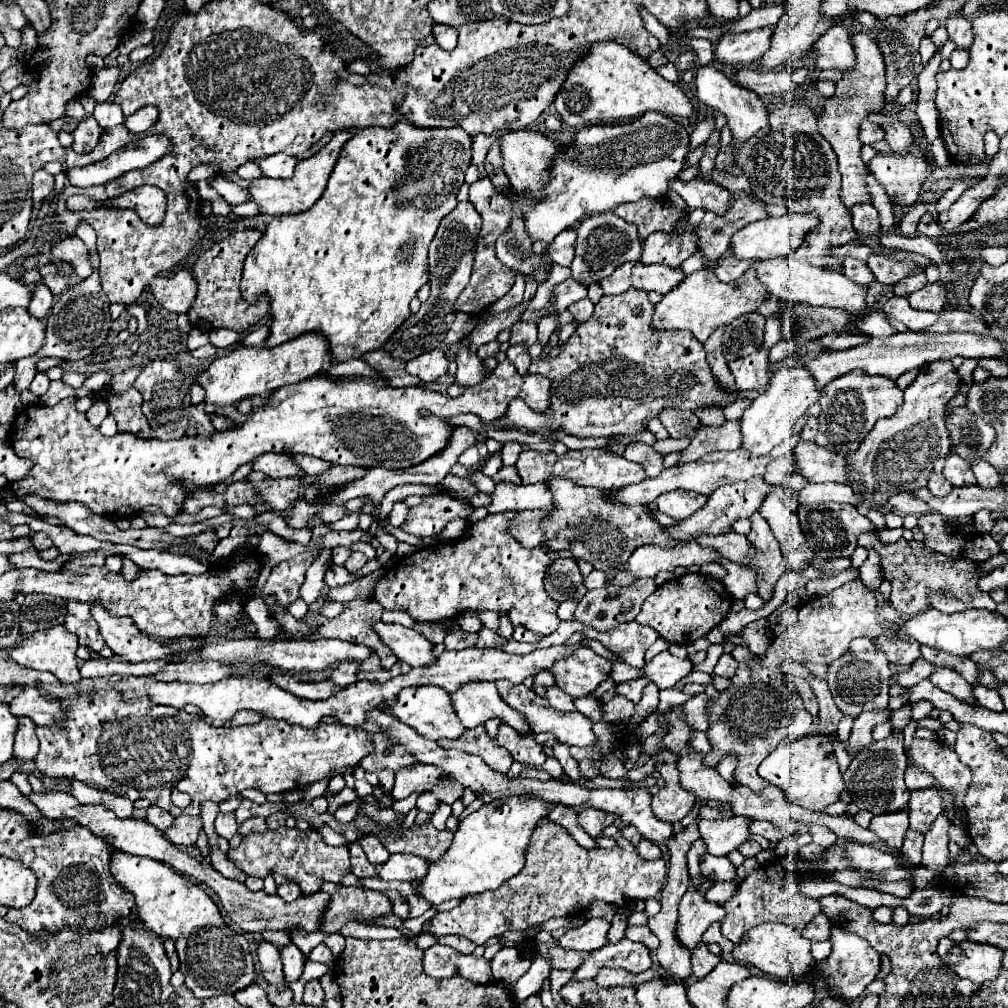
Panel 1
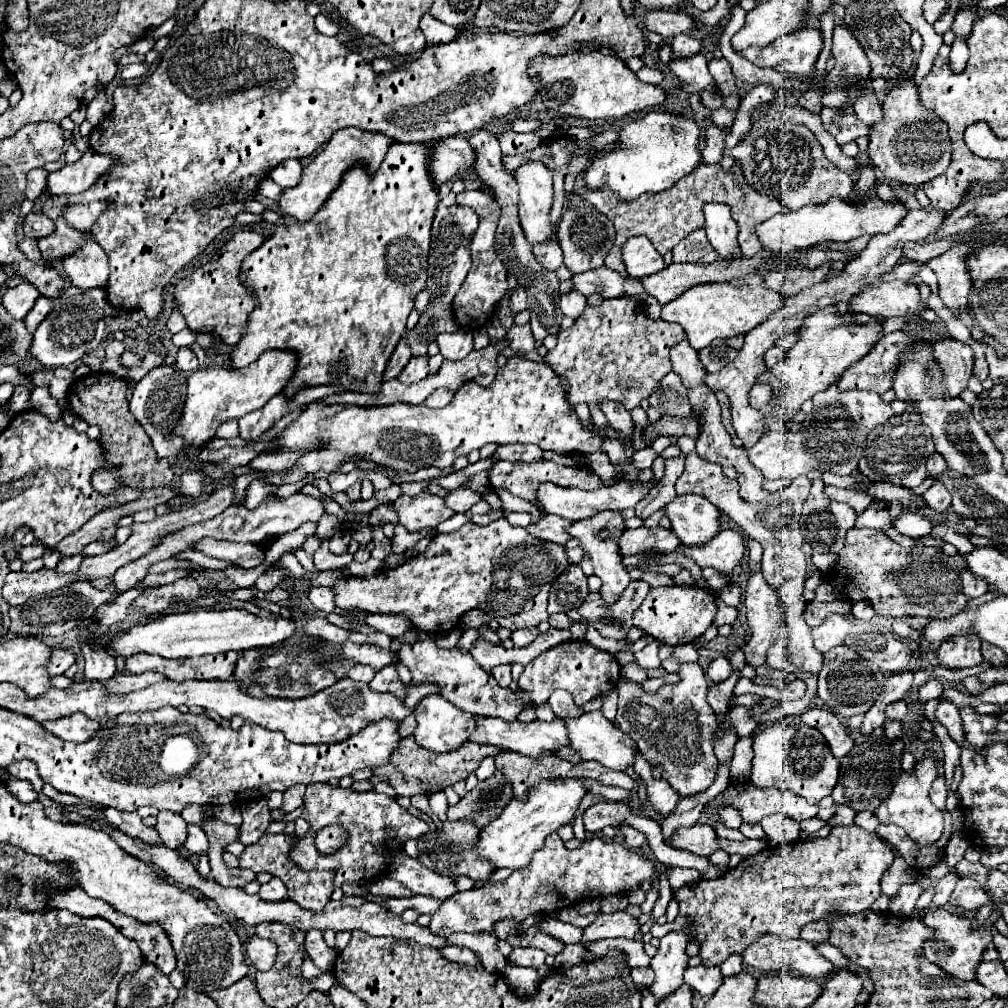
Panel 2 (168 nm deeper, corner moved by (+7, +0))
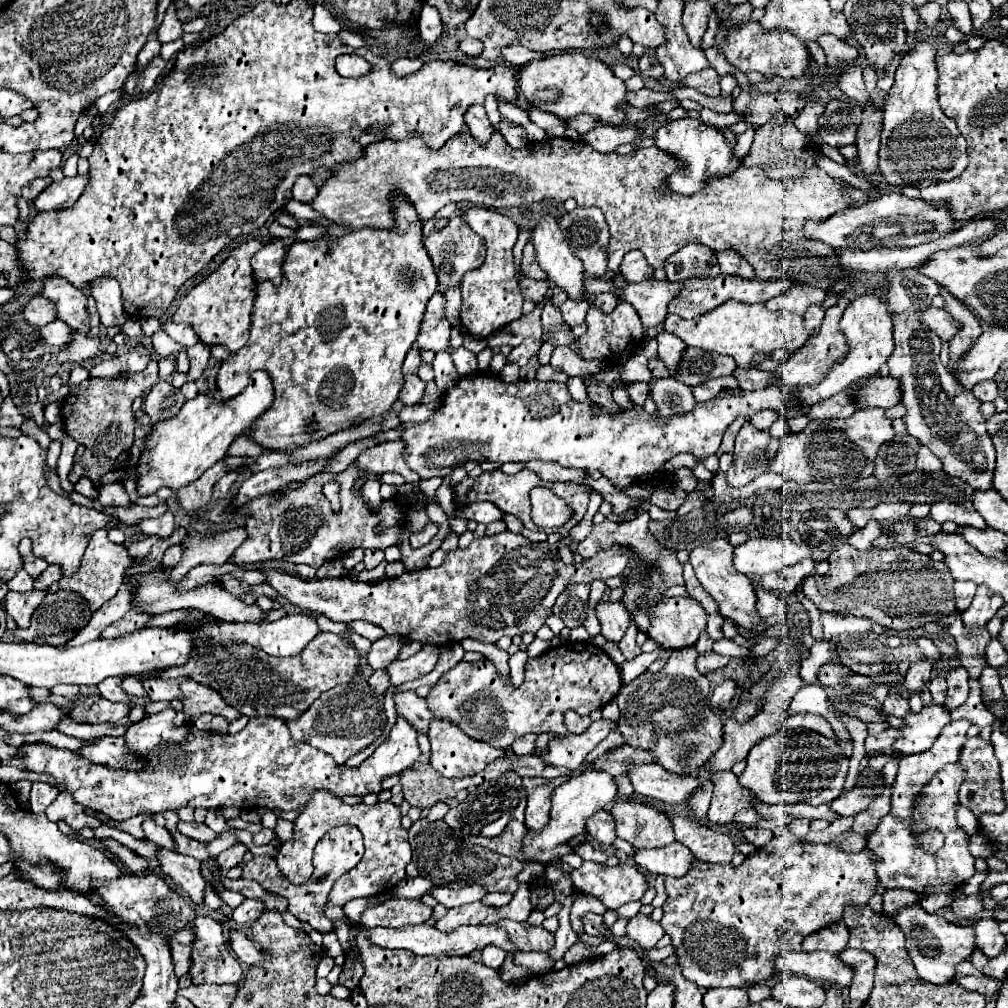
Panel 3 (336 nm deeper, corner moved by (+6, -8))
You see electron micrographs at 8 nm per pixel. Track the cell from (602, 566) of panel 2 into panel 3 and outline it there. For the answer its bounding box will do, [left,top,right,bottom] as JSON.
[596,586,632,642]

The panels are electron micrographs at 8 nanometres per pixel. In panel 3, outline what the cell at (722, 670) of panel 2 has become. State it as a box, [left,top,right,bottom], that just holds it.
[710,680,736,710]

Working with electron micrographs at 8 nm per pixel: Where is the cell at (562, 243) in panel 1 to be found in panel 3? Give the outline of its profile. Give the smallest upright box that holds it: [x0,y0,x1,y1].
[522,242,548,280]

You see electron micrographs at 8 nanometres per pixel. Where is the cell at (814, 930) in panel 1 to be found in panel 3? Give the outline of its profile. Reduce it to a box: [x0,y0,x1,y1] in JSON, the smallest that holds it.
[802,924,848,954]

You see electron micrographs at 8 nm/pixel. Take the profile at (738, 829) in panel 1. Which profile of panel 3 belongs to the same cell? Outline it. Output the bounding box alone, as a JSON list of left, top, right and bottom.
[634,842,696,878]

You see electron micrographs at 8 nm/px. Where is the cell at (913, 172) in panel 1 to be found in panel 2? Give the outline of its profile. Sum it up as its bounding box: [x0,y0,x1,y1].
[869,80,951,186]

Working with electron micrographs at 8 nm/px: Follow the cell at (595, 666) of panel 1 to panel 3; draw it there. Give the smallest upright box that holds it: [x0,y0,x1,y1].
[426,642,620,750]

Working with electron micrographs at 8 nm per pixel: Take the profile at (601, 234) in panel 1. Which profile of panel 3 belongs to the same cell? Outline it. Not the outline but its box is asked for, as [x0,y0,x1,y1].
[560,208,608,278]

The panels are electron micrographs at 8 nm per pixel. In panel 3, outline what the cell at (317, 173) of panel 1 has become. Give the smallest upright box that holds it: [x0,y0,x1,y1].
[310,132,864,288]

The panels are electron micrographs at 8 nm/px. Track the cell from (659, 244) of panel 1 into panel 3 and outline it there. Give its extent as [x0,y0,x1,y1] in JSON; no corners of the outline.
[620,250,654,282]

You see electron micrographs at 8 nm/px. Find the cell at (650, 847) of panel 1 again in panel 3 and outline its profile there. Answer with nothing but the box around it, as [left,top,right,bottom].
[610,802,674,848]

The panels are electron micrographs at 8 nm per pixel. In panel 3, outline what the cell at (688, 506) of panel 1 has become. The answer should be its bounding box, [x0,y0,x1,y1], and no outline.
[690,538,764,634]

